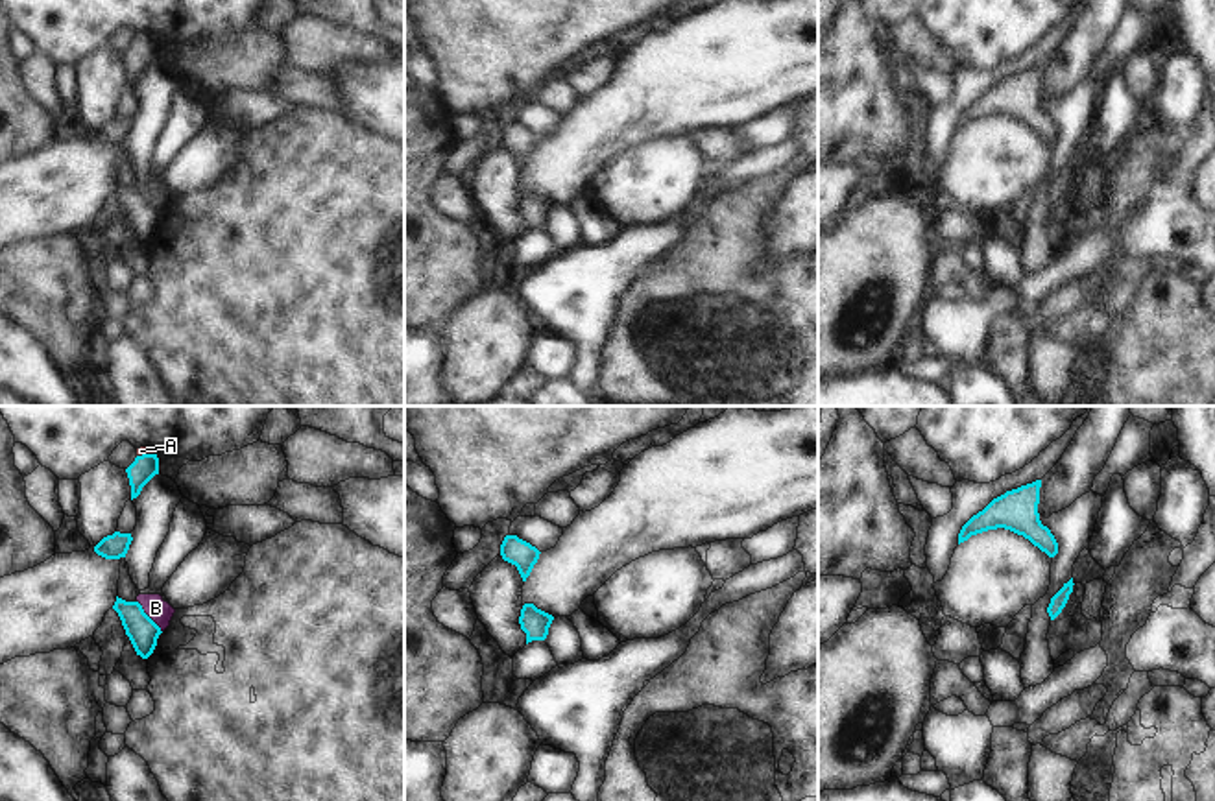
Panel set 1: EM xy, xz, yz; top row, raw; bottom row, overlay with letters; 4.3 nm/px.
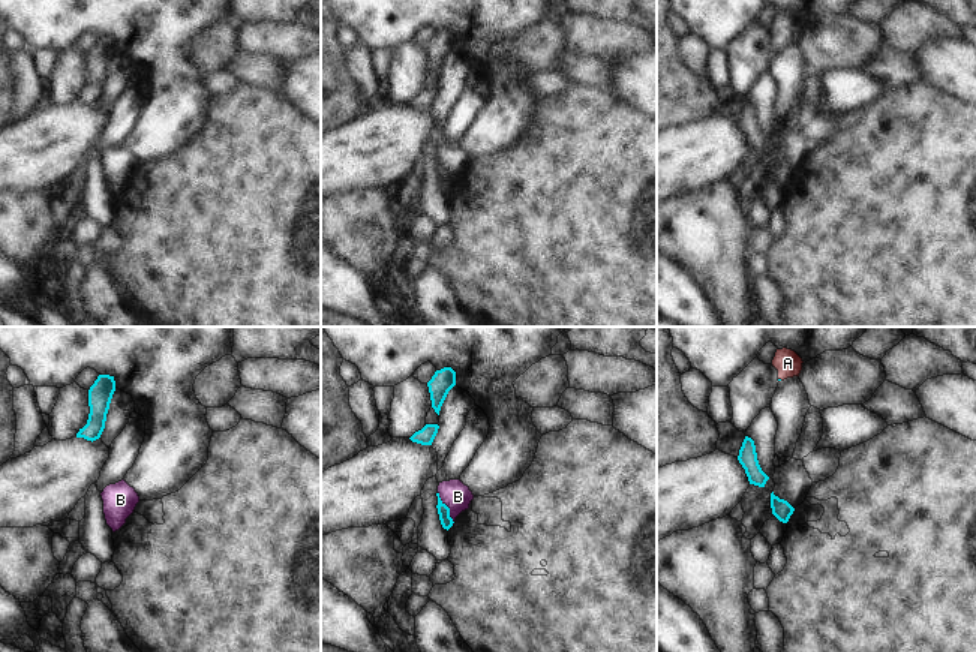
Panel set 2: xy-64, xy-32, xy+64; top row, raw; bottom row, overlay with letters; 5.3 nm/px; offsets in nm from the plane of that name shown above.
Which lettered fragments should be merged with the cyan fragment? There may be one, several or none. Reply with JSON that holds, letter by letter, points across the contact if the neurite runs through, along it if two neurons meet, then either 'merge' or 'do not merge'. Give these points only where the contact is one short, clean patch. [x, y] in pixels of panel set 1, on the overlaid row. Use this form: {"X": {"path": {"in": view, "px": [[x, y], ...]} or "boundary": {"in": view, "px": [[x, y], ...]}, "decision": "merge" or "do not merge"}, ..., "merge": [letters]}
{"A": {"path": {"in": "xy", "px": [[144, 467], [144, 454], [141, 451]]}, "decision": "merge"}, "B": {"boundary": {"in": "xy", "px": [[137, 600], [161, 632]]}, "decision": "do not merge"}, "merge": ["A"]}

